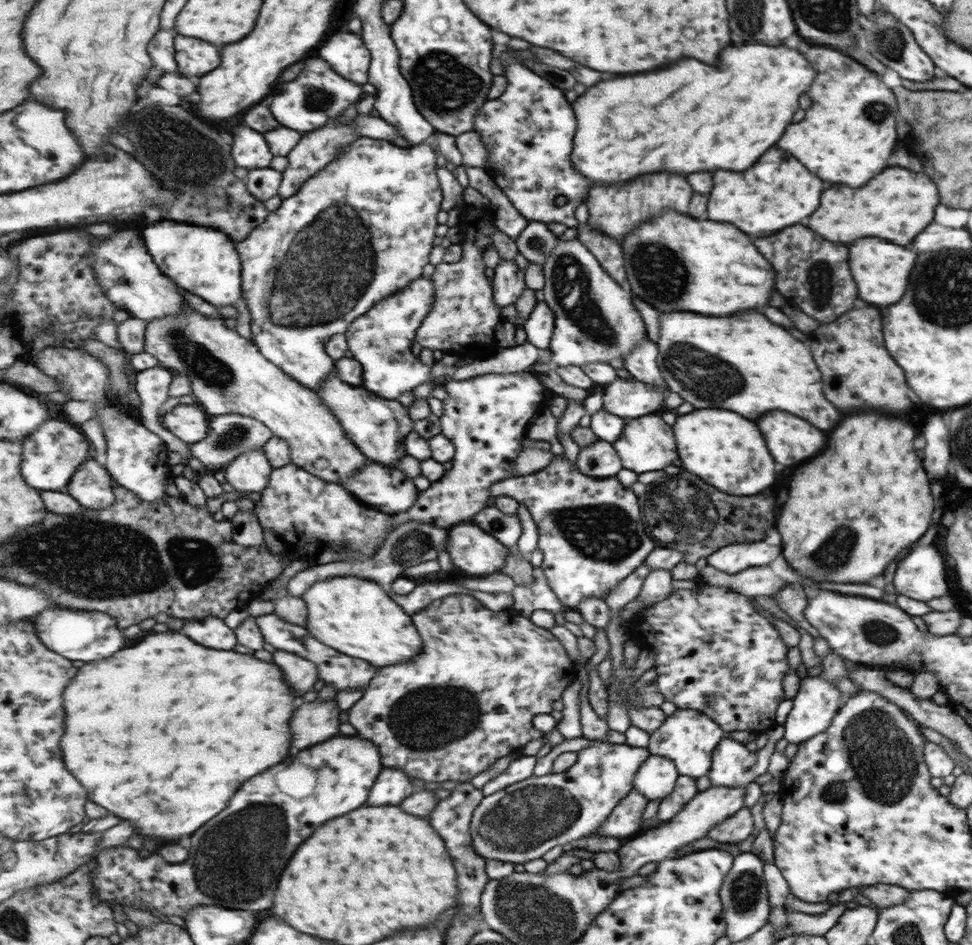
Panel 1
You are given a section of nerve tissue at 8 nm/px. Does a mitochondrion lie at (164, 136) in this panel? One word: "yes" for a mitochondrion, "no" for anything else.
yes

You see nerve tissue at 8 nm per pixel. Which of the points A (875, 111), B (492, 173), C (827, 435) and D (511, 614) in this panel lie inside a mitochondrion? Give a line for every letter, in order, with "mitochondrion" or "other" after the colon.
A: mitochondrion
B: other
C: other
D: other

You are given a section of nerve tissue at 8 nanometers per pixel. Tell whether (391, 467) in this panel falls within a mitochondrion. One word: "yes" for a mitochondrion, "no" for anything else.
no

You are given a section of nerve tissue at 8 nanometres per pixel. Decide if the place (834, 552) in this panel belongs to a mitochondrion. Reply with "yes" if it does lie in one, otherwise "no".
yes

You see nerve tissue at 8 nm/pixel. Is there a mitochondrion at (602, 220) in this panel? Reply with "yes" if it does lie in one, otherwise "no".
no

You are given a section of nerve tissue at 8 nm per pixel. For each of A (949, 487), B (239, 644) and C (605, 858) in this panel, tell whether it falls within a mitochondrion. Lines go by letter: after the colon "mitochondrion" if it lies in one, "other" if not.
A: other
B: other
C: other

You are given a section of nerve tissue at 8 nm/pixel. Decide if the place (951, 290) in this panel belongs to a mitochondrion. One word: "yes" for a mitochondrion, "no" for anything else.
yes

